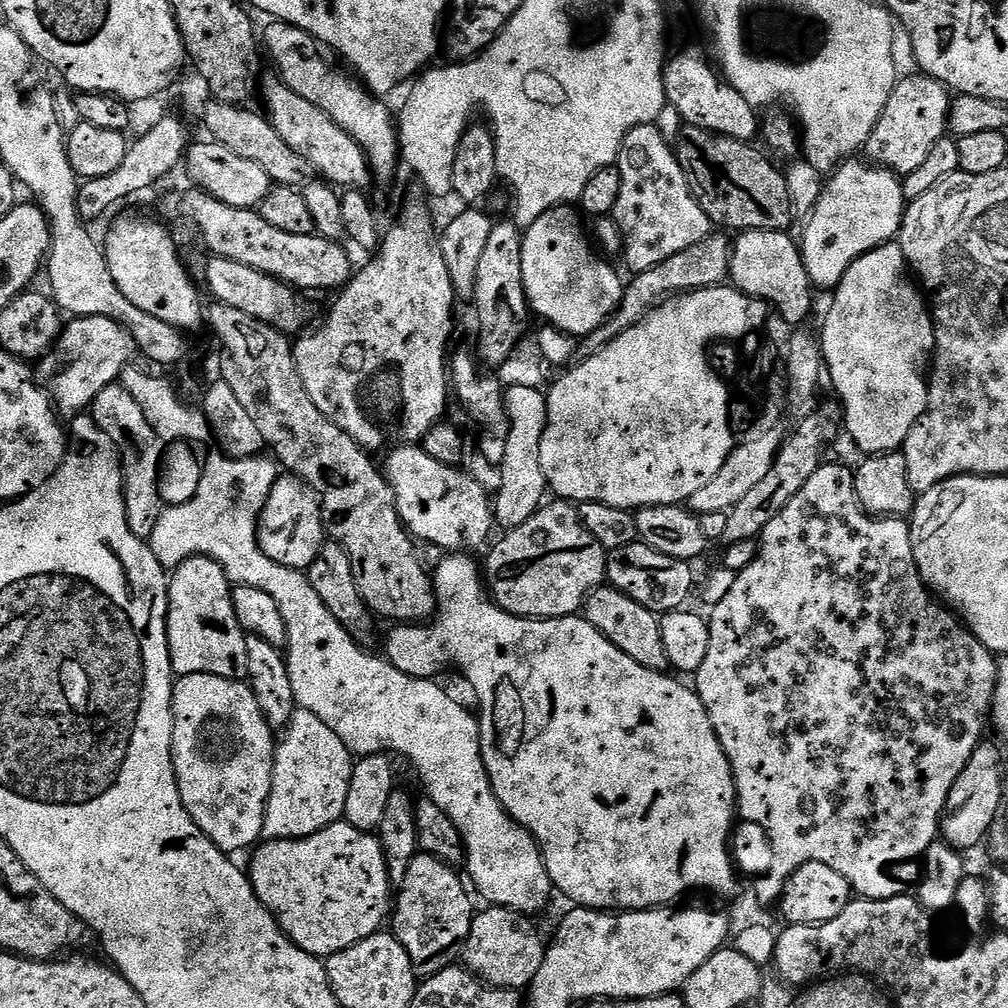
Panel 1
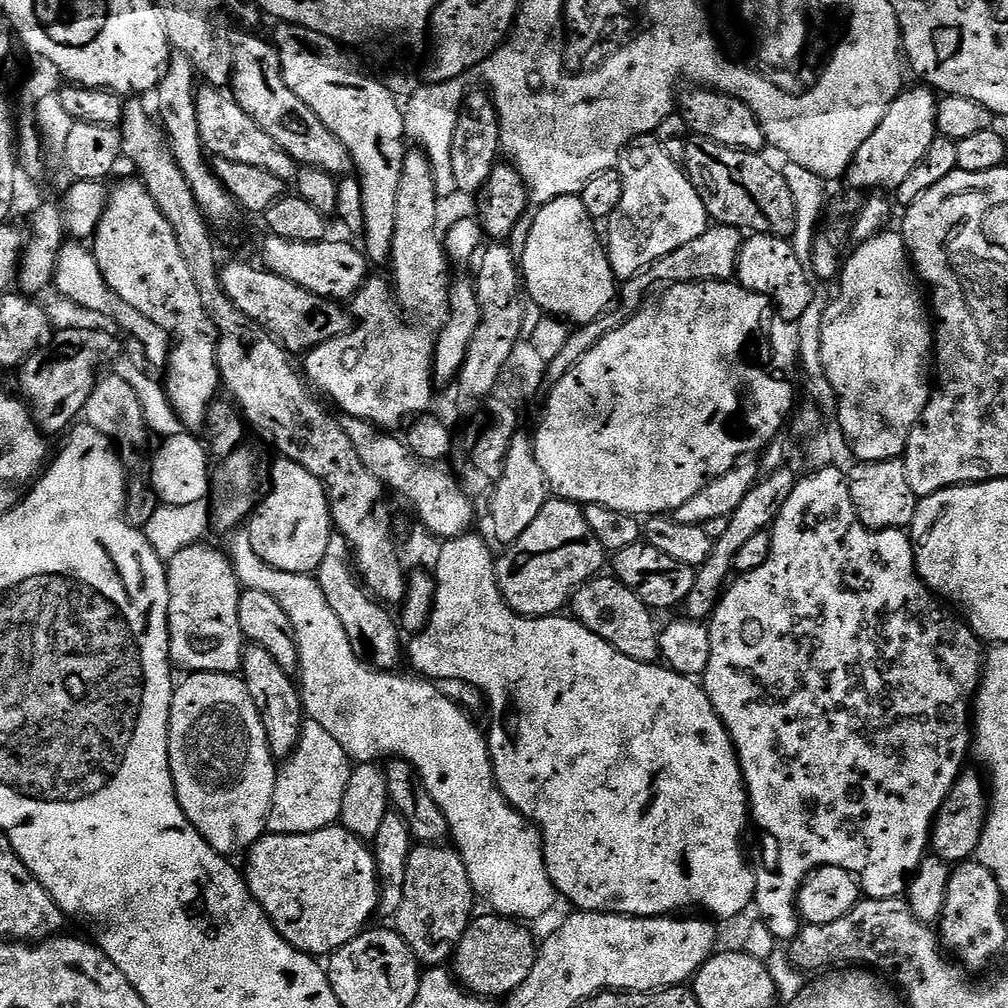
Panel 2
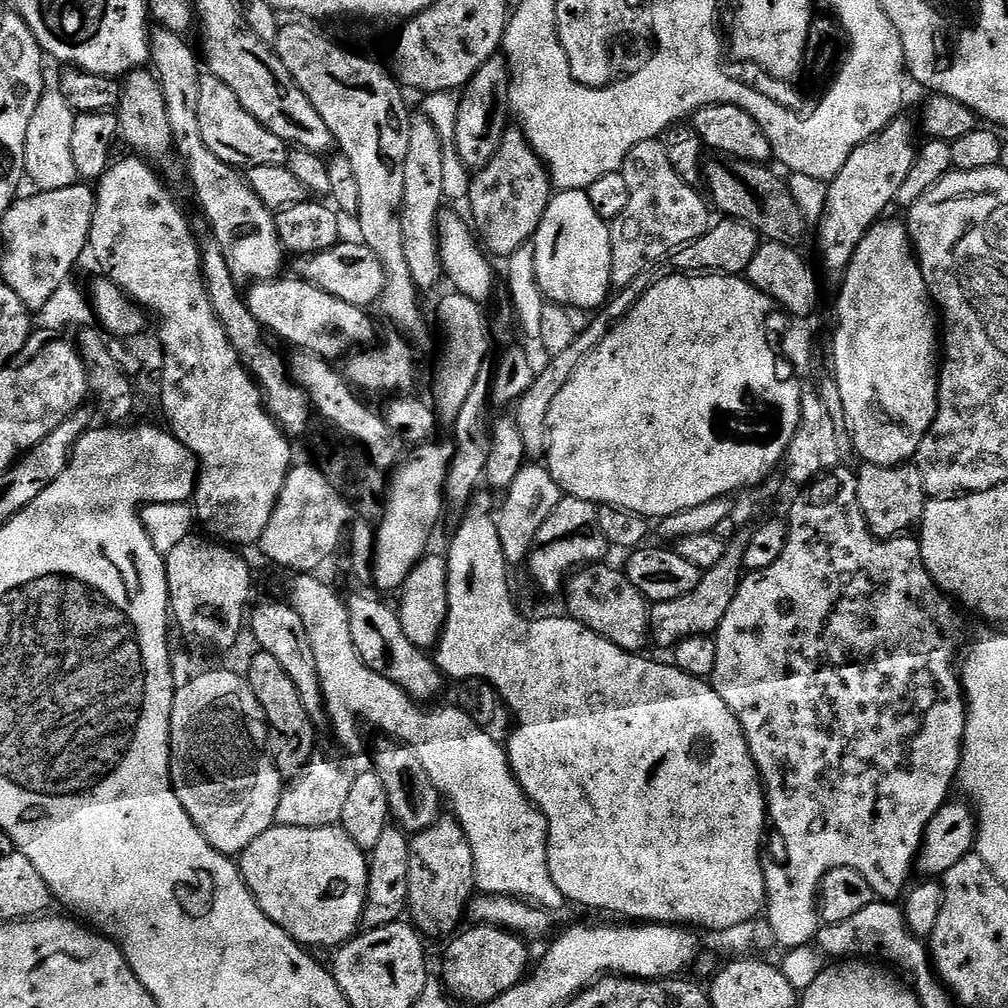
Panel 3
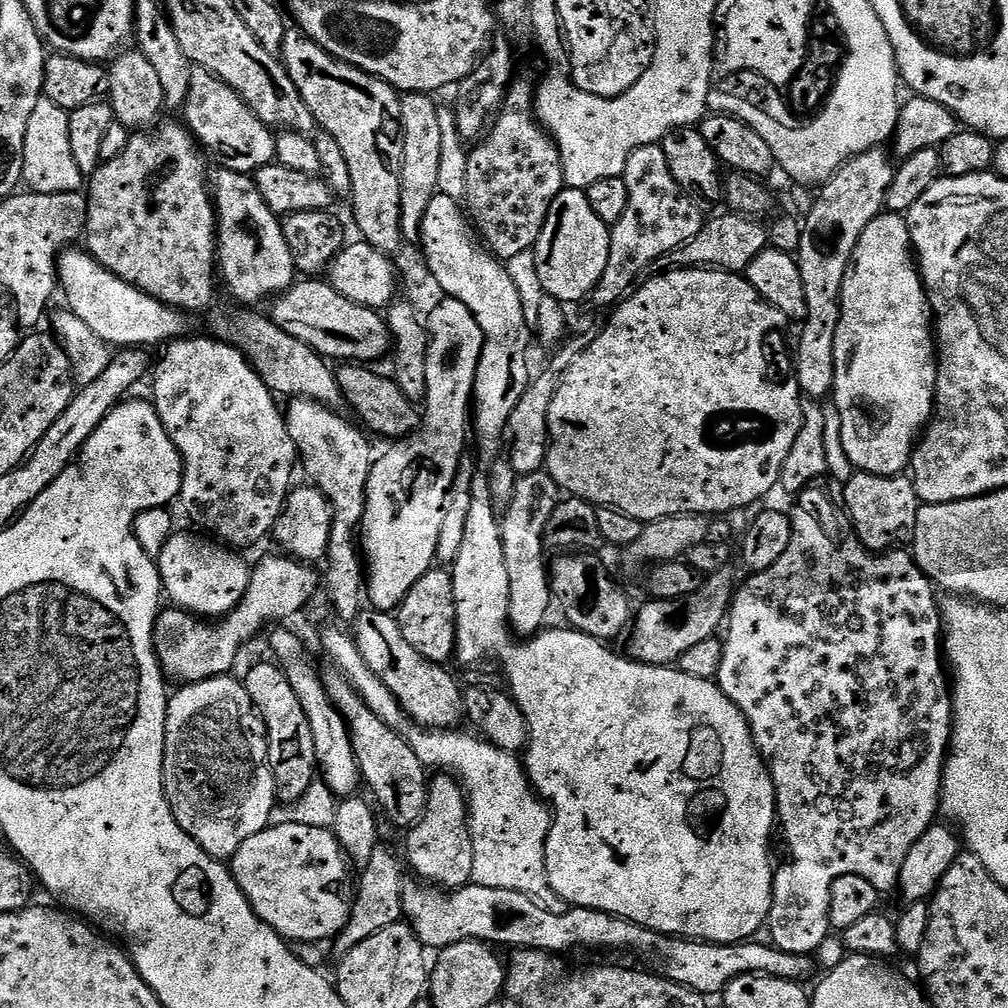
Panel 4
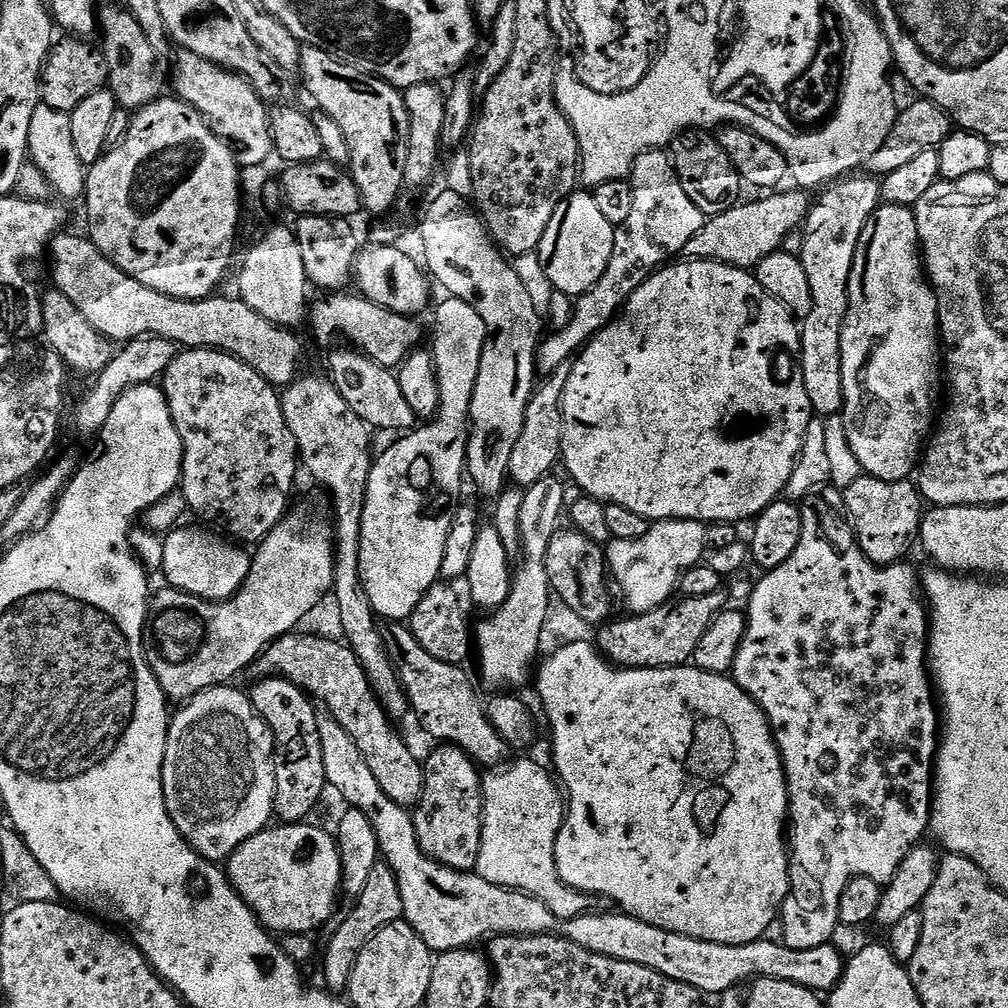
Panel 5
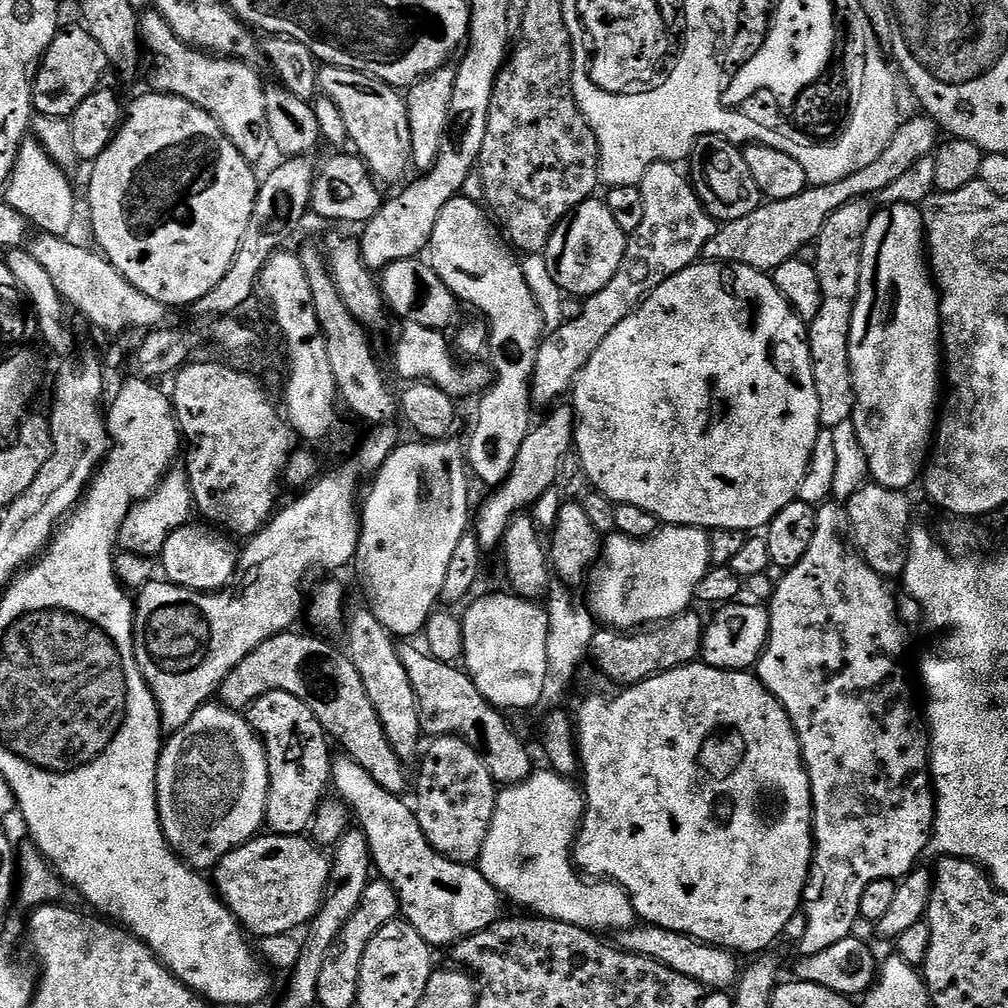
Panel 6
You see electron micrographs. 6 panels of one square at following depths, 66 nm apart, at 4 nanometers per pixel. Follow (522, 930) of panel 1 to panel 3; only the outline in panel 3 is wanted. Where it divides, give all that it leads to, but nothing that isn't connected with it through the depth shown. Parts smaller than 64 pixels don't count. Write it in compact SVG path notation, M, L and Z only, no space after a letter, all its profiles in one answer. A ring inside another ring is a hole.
M466 928L447 941L448 949L444 952L444 965L441 966L439 975L449 996L457 1001L465 1000L468 1004L486 1006L498 998L498 994L506 994L506 990L524 979L530 968L528 948L524 945L527 943L521 937L514 936L511 932L502 932L499 928Z

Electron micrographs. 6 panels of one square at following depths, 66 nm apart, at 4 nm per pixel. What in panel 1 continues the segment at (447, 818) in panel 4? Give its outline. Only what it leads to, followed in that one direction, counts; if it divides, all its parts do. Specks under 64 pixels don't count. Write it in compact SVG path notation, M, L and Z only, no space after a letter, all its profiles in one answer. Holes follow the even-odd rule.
M420 852L410 861L406 878L398 885L394 896L394 911L390 916L390 931L410 954L417 977L427 978L453 967L461 959L474 915L469 889L453 865Z

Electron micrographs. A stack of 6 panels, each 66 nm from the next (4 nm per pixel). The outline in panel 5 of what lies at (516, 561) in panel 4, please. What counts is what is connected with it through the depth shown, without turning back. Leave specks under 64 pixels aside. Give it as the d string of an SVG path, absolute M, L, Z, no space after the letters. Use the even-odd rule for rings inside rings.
M551 480L540 481L524 492L522 511L519 515L519 532L521 542L521 558L517 568L515 565L512 589L507 596L507 602L495 609L494 618L488 618L474 630L474 652L478 654L480 672L483 680L498 690L518 690L528 678L529 669L534 662L534 656L541 651L540 643L546 614L548 612L550 595L548 571L545 559L548 556L549 542L555 536L558 526L555 526L558 513L564 504L564 490Z

